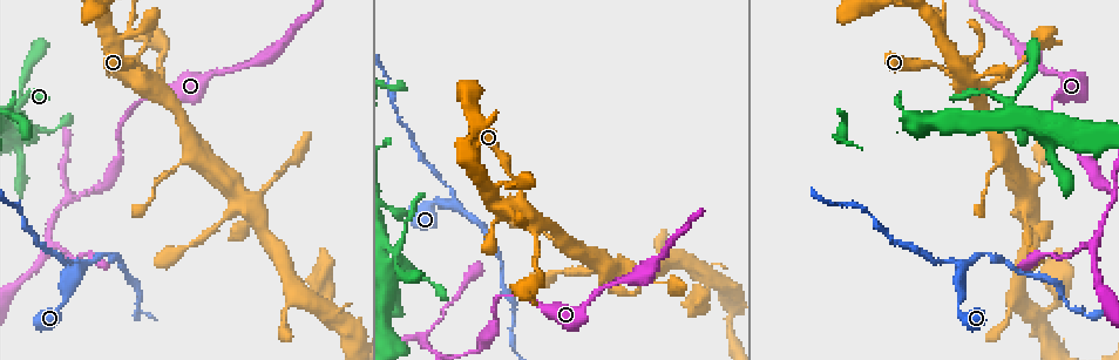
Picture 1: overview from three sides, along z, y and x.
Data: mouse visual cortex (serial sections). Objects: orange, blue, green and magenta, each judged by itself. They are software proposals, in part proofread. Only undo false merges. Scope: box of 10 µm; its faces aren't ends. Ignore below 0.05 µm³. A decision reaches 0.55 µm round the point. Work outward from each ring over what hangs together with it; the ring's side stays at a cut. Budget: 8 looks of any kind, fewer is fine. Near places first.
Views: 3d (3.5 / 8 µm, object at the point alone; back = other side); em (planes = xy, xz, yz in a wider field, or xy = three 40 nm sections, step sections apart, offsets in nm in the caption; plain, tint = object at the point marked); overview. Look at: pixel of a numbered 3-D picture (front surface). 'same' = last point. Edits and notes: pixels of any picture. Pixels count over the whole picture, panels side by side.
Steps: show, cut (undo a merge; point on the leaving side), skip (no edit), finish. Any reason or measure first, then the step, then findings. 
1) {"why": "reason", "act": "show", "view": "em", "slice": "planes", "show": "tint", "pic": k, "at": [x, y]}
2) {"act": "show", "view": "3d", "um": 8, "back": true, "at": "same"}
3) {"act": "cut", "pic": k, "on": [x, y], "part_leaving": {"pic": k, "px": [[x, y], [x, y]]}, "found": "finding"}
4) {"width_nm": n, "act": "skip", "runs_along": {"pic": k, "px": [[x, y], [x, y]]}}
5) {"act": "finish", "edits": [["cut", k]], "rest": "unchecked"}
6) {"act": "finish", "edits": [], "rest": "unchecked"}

{"why": "calibre changes", "act": "show", "view": "3d", "um": 8, "pic": 1, "at": [1056, 98]}

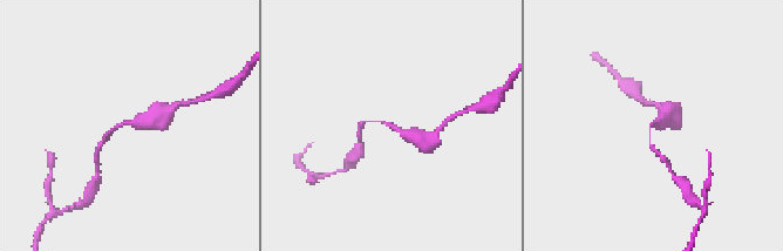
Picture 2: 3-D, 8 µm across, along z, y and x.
{"act": "show", "view": "3d", "um": 3.5, "at": "same"}

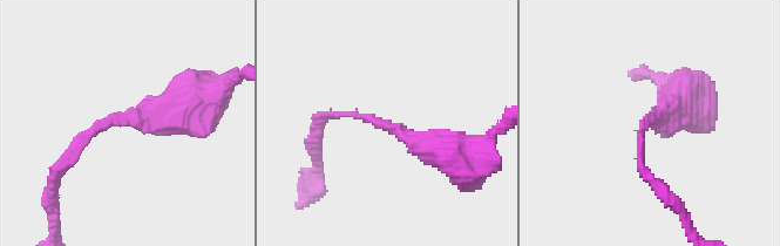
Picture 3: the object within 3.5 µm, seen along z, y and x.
{"arm_widths_nm": [100, 500], "why": "now the EM", "act": "show", "view": "em", "slice": "xy", "step": 5, "show": "tint", "pic": 3, "at": [384, 126]}

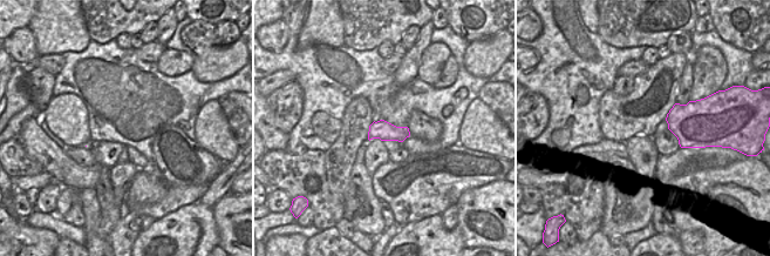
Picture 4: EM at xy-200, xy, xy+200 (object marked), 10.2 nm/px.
{"act": "skip", "runs_along": {"pic": 3, "px": [[190, 103], [86, 131], [65, 164]]}, "found": "all the same cell"}

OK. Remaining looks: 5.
{"why": "sudden change in width", "act": "show", "view": "3d", "um": 3.5, "pic": 1, "at": [406, 265]}

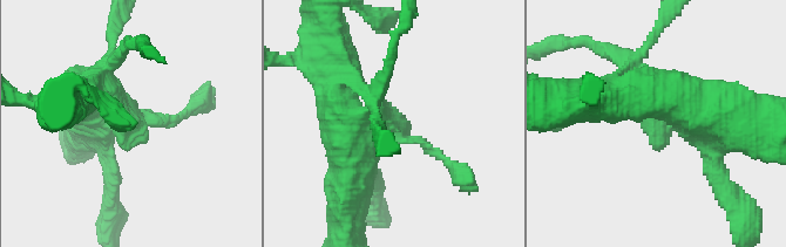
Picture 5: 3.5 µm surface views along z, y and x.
{"act": "show", "view": "em", "slice": "xy", "step": 5, "show": "tint", "pic": 5, "at": [660, 123]}

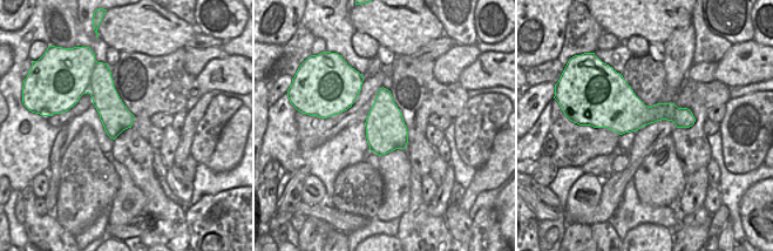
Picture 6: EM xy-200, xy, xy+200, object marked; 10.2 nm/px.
{"act": "skip", "runs_along": {"pic": 5, "px": [[374, 95], [367, 110], [458, 170]]}, "found": "all the same cell"}

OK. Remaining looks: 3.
{"why": "three arms meet", "act": "show", "view": "3d", "um": 8, "pic": 1, "at": [78, 267]}

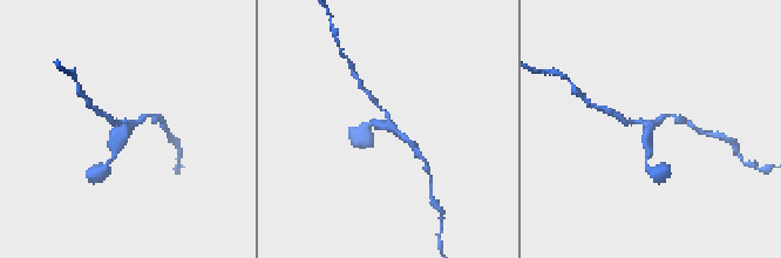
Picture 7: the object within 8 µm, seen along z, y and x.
{"arms": 3, "arm_widths_nm": [150, 200, 250], "why": "now the EM", "act": "show", "view": "em", "slice": "planes", "show": "tint", "at": "same"}

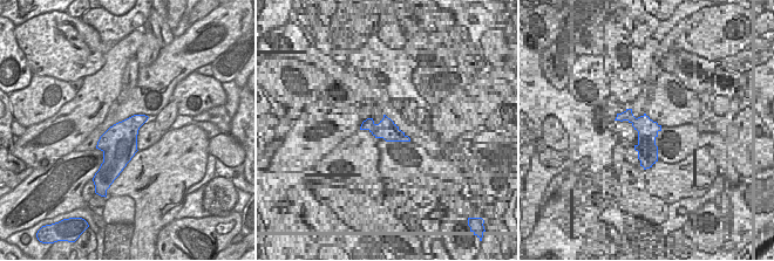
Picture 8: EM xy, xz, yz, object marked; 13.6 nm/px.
{"act": "skip", "found": "continuous, no second cell"}

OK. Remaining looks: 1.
{"act": "finish", "edits": [], "rest": "unchecked"}

